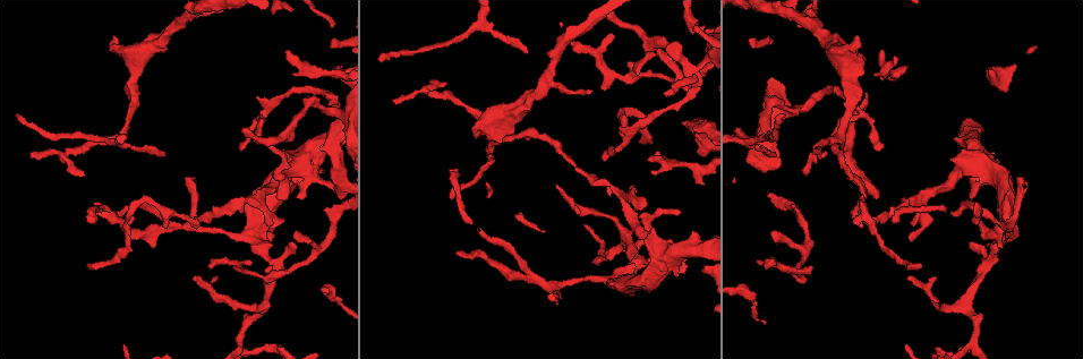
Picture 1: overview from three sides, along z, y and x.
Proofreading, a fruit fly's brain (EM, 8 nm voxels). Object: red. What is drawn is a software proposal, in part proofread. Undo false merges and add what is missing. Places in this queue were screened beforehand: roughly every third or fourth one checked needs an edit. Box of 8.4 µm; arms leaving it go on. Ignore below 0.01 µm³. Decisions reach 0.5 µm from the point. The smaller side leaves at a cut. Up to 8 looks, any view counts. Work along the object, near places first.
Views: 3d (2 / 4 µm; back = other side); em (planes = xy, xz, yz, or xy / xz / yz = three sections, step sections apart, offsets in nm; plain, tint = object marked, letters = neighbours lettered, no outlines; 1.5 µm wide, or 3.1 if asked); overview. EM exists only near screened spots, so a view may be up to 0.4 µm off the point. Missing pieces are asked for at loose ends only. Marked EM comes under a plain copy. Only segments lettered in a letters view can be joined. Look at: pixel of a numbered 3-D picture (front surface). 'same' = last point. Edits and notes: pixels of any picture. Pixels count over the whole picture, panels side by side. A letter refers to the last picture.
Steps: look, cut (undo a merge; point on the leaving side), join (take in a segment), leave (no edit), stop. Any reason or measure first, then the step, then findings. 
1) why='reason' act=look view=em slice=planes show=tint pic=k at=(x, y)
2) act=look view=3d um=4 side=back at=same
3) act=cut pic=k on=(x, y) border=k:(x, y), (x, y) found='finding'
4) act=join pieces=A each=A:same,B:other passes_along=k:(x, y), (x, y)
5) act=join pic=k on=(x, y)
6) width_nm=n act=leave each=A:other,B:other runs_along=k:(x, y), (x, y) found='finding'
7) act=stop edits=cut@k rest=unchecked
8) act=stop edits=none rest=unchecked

why='branch stops here' act=look view=3d um=2 pic=1 at=(15, 114)

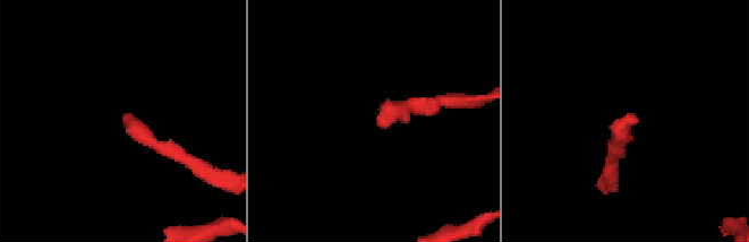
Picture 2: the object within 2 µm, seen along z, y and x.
why='now the EM' act=look view=em slice=planes show=letters pic=2 at=(377, 114)

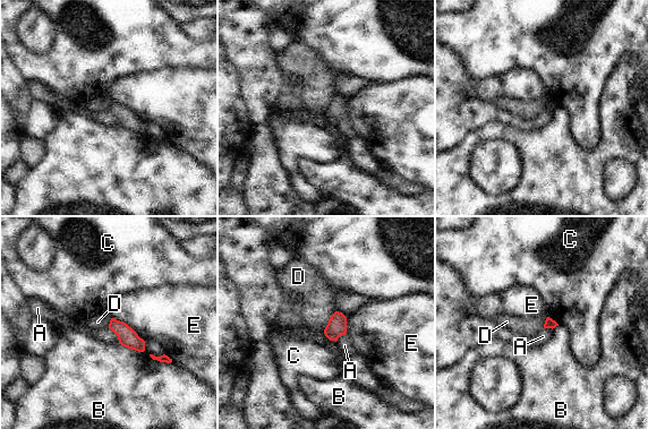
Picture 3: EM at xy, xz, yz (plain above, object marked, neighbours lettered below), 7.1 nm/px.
act=leave each=A:other,B:other,C:other,D:other,E:other border=3:(335, 311), (323, 331) found='none of them fits'

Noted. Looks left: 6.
why='free end' act=look view=3d um=4 pic=1 at=(858, 36)

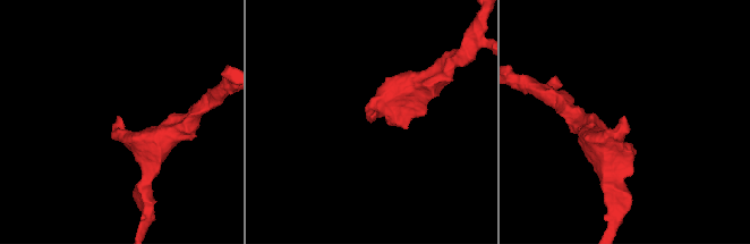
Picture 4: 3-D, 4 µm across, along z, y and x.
act=look view=em slice=yz step=8 show=tint pic=4 at=(117, 118)

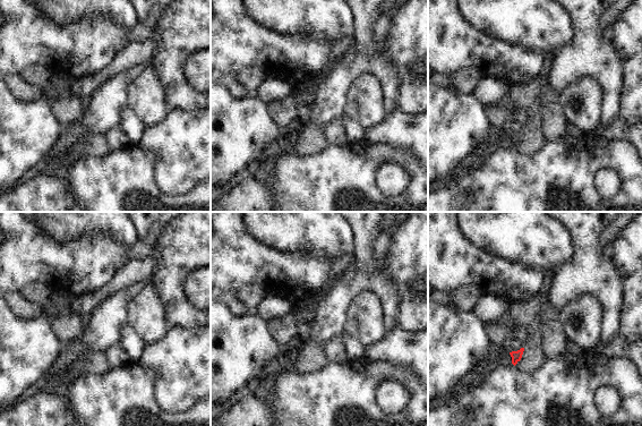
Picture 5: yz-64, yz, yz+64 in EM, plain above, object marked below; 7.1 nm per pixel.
act=look view=em slice=planes show=letters at=same

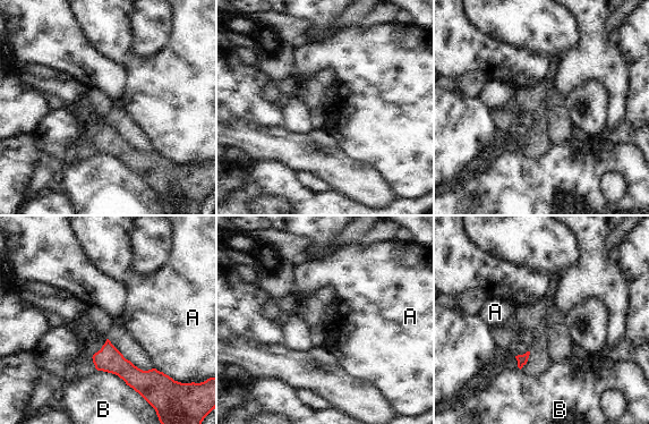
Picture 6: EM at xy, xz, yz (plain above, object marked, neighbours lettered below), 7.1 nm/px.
act=leave each=A:other,B:other found='no lettered segment goes on from it'

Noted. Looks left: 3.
why='tapers out' act=look view=3d um=2 side=back pic=1 at=(955, 211)

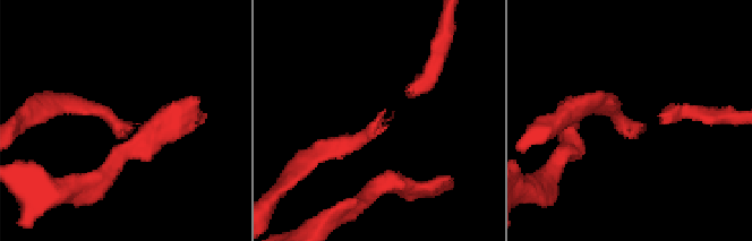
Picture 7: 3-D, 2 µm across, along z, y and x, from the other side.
why='shape alone is not enough' act=look view=em slice=xz step=8 show=letters pic=7 at=(390, 120)

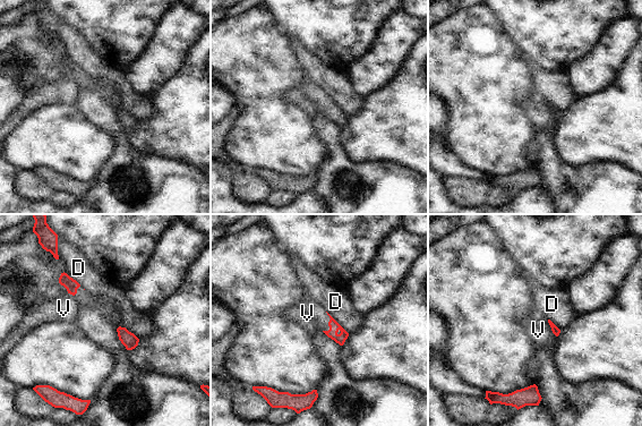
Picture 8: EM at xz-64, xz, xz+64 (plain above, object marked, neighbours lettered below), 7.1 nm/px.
act=leave each=D:other,V:other border=8:(325, 312), (330, 321), (323, 331) found='none of them fits'

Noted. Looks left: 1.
act=stop edits=none rest=unchecked

